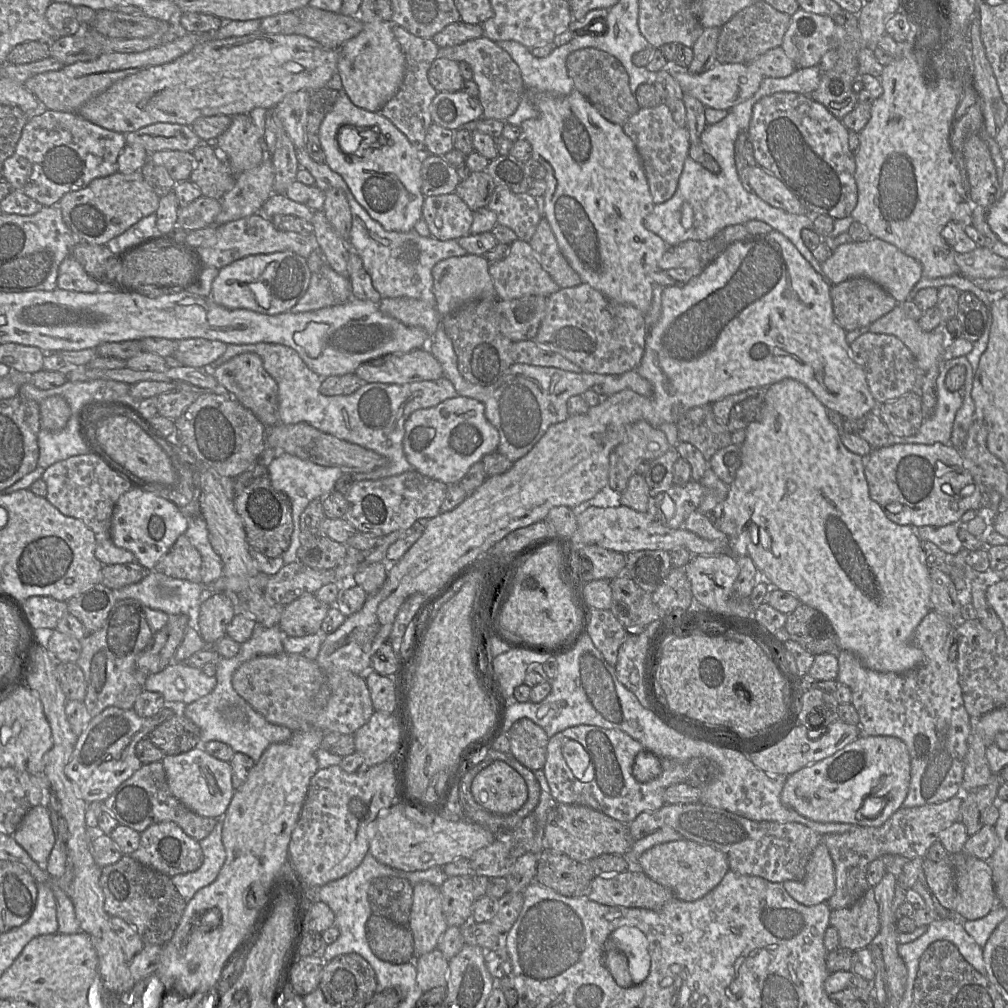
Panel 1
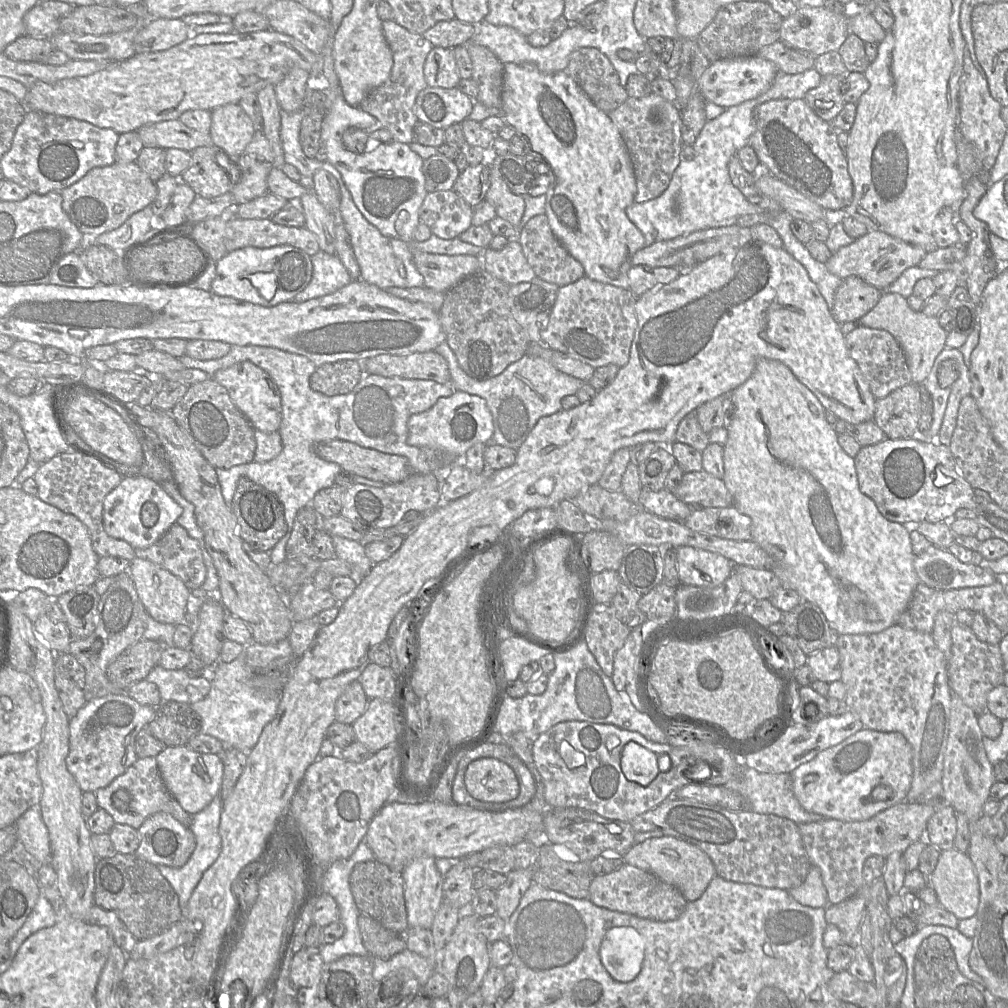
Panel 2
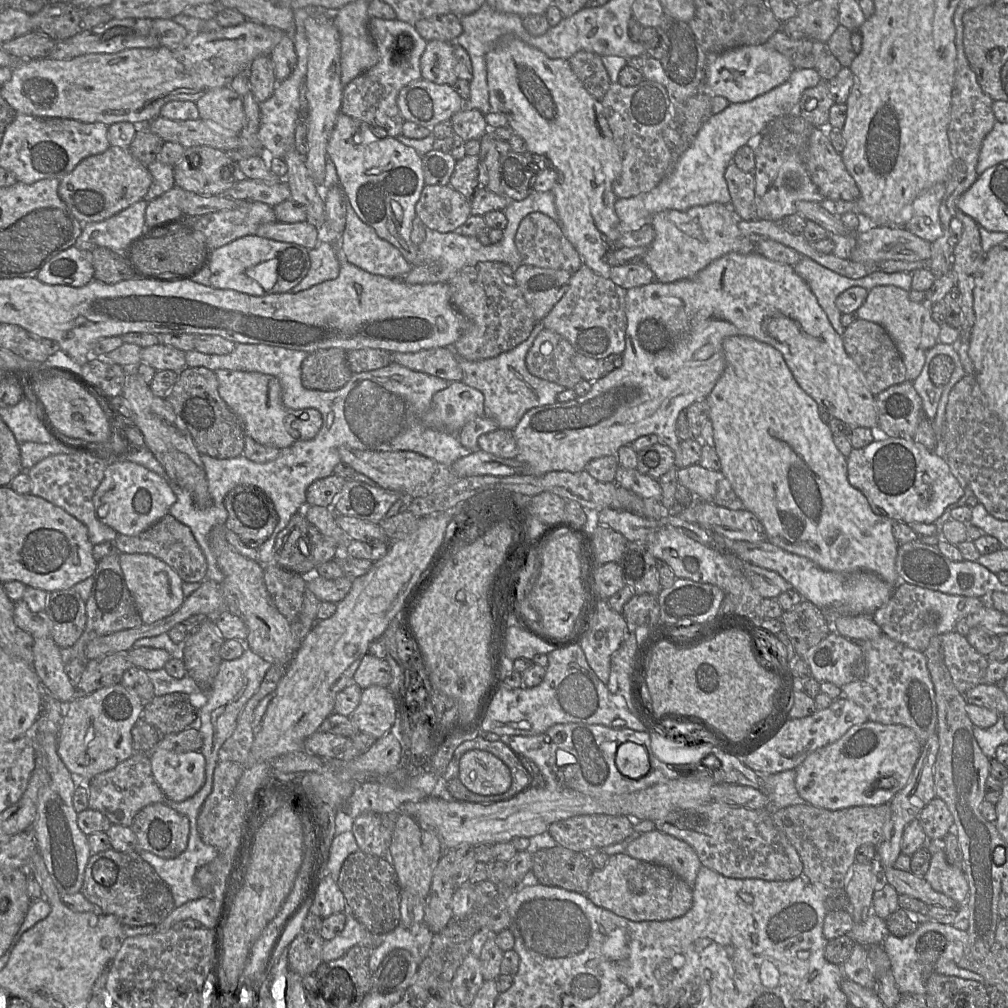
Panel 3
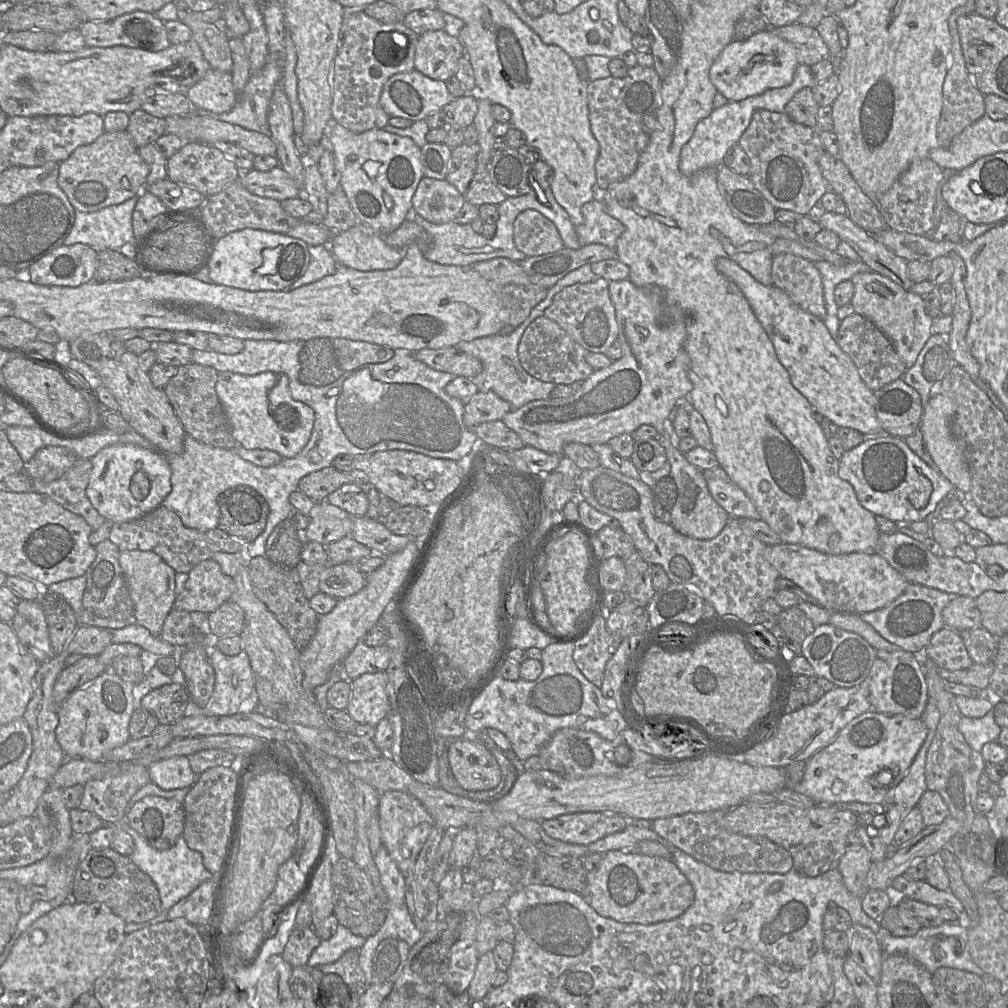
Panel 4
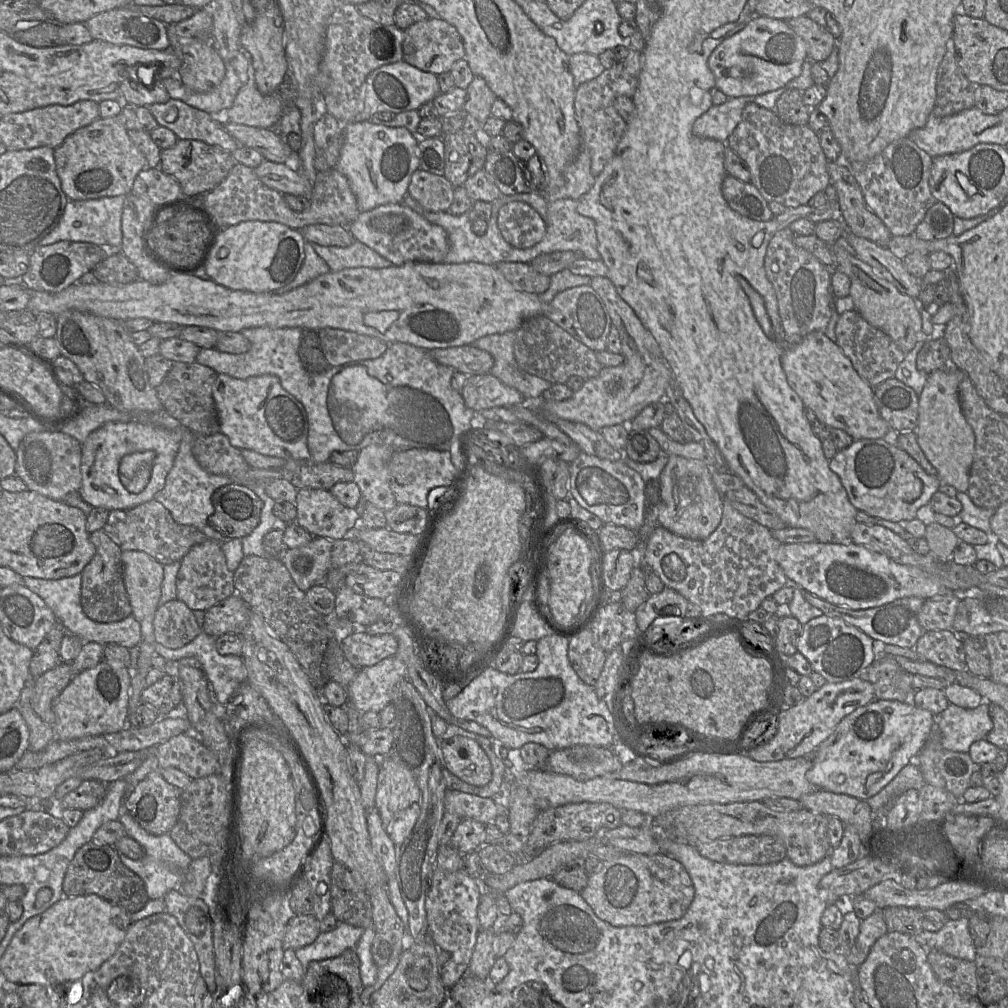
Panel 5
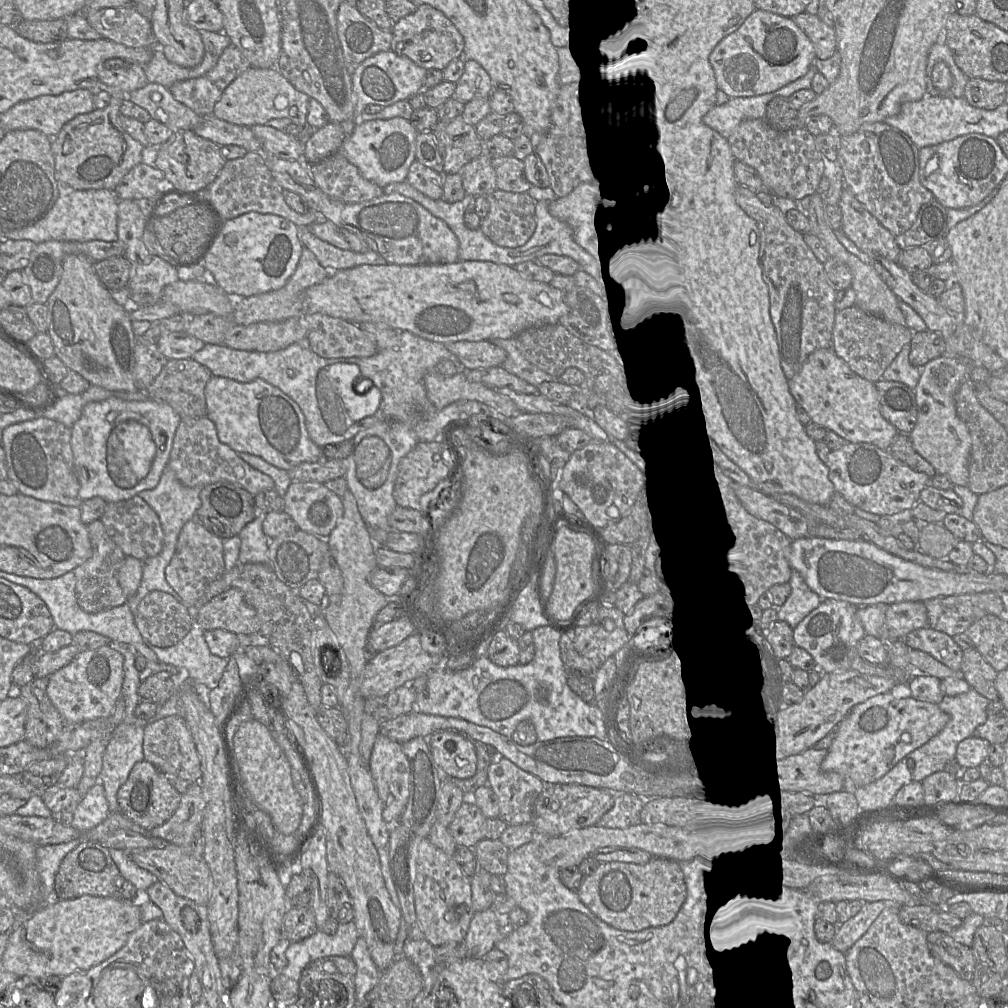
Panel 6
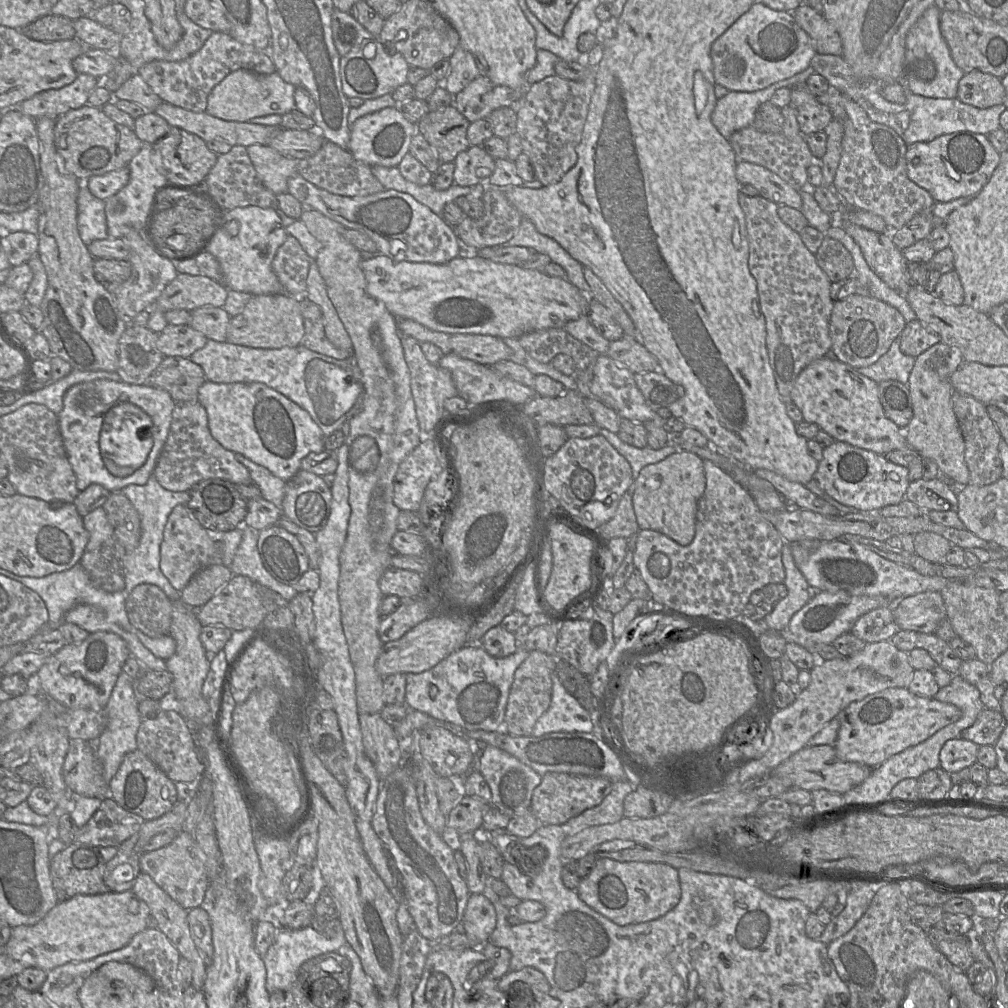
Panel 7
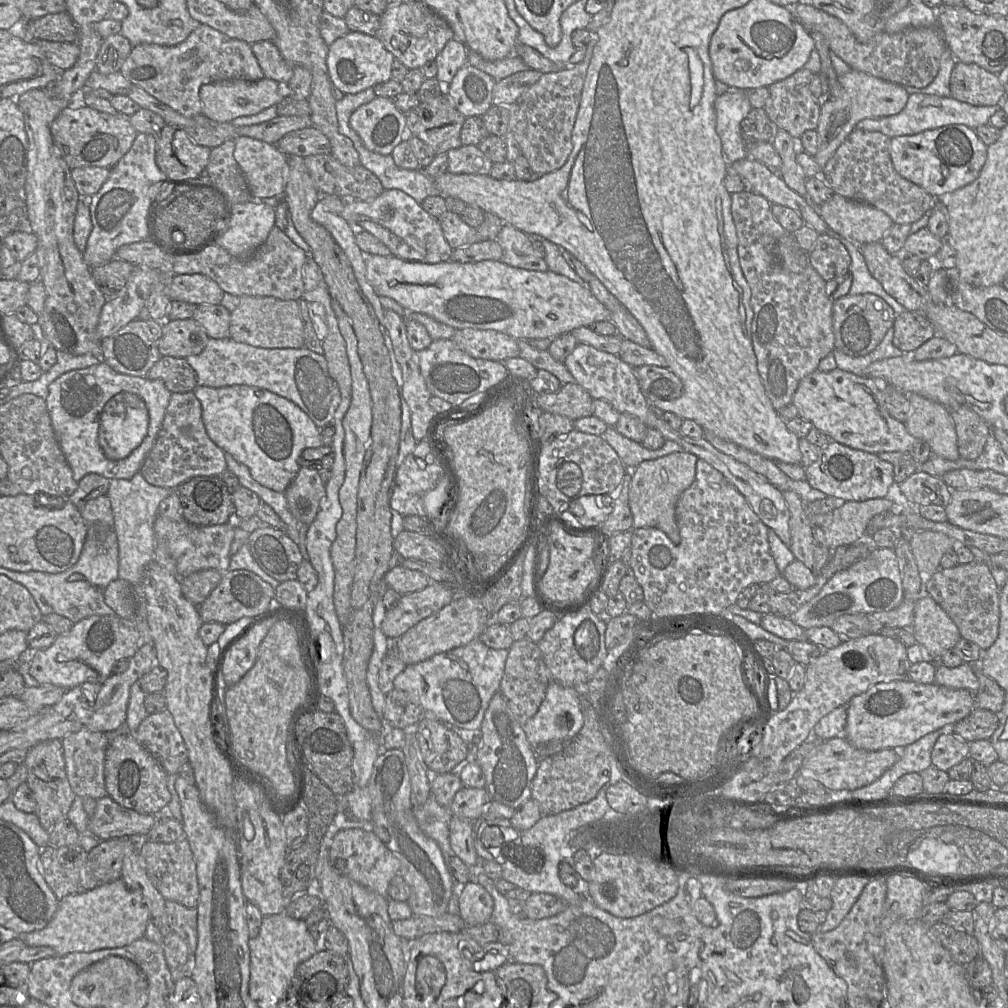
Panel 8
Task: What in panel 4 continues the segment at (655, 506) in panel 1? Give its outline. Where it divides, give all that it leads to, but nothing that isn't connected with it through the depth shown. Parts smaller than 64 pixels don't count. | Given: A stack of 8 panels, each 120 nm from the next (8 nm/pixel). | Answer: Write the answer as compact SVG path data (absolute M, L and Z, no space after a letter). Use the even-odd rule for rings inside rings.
M720 466L706 469L703 474L711 496L730 517L760 519L750 498Z

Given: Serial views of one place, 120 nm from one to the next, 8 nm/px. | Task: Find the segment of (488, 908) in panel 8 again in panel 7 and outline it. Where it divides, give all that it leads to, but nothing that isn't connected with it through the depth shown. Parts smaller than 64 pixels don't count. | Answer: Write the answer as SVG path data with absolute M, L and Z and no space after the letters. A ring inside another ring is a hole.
M482 893L470 894L462 921L462 930L470 941L470 948L478 948L488 942L496 922L492 902Z

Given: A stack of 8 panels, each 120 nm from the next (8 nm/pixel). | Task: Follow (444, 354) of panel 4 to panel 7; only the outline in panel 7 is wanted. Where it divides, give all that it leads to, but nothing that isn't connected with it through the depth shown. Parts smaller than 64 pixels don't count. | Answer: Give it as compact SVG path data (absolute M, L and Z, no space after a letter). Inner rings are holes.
M452 334L450 346L459 357L486 366L510 360L513 354L501 338L490 335Z

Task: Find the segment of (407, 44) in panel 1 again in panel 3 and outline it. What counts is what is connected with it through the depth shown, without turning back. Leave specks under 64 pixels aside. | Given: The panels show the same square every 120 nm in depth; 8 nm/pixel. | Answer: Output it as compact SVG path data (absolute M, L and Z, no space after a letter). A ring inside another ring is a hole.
M370 17L368 31L379 52L379 61L343 87L340 112L372 126L383 128L388 136L397 137L402 134L405 121L397 105L397 97L403 87L422 78L420 59L428 41L413 25L398 19L384 20ZM403 34L409 35L412 39L411 48L406 51L401 51L398 46L398 38Z

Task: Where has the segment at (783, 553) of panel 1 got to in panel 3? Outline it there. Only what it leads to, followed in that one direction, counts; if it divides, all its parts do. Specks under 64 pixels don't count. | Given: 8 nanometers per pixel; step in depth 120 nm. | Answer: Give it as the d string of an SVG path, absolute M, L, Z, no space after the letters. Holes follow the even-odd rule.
M731 336L723 341L725 368L714 388L707 397L710 406L710 421L713 426L714 449L720 459L720 471L731 484L735 494L744 505L744 510L753 513L764 527L767 541L795 554L804 556L822 569L850 573L854 571L868 571L877 574L892 586L900 582L895 568L898 543L893 535L894 520L875 514L867 498L847 478L847 457L835 446L833 433L828 424L820 417L818 404L799 386L788 368L782 354L773 346L755 340L748 336Z

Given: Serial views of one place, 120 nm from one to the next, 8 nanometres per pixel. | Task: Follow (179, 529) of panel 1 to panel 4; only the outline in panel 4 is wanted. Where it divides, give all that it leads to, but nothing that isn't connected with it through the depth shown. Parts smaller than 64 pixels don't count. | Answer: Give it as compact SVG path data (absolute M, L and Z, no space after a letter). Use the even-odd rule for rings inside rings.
M114 444L100 450L93 458L86 495L96 511L111 523L127 522L162 505L171 492L171 468L166 455L155 448L132 444Z

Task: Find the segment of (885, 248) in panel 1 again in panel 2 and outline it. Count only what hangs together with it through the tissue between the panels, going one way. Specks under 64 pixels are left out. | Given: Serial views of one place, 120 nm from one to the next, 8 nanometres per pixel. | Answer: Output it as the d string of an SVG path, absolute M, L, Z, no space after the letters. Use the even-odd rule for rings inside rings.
M870 231L850 245L841 247L827 261L826 266L829 272L842 280L855 276L885 291L906 269L918 266L926 254L917 245L906 243L884 232Z

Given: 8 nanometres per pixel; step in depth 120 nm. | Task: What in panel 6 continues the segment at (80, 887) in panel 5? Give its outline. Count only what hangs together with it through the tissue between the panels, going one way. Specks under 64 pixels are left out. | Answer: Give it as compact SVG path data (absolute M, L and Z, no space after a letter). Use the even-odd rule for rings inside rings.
M84 841L70 851L63 858L54 882L54 900L91 895L133 902L136 894L136 887L122 876L108 848L95 841Z

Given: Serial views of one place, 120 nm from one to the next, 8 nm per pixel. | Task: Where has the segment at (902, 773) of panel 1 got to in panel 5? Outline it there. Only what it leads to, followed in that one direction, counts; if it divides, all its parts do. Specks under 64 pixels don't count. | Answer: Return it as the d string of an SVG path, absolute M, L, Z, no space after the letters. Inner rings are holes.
M874 700L844 717L834 732L815 750L806 779L817 787L836 794L867 800L879 793L910 762L914 762L926 743L936 717L928 710L895 700Z

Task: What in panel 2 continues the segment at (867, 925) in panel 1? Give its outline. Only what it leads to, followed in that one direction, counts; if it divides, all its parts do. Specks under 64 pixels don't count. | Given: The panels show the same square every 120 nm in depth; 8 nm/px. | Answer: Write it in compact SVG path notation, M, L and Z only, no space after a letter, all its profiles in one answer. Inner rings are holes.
M856 895L839 904L828 905L825 912L826 922L839 928L843 943L854 945L857 944L859 926L865 910L865 897Z

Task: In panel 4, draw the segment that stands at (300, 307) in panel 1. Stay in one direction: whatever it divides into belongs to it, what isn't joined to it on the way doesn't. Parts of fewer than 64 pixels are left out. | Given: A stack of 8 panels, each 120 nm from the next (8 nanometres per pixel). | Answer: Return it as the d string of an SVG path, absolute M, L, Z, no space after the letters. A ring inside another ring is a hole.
M327 245L308 246L308 252L310 261L305 273L283 291L293 291L335 273L338 264Z

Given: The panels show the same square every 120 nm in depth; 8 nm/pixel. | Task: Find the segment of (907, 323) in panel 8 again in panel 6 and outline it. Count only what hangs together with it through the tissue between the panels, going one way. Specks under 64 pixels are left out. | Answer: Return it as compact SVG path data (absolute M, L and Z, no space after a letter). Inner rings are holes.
M937 331L914 332L910 342L909 361L914 366L924 366L932 359L944 355L945 340Z

